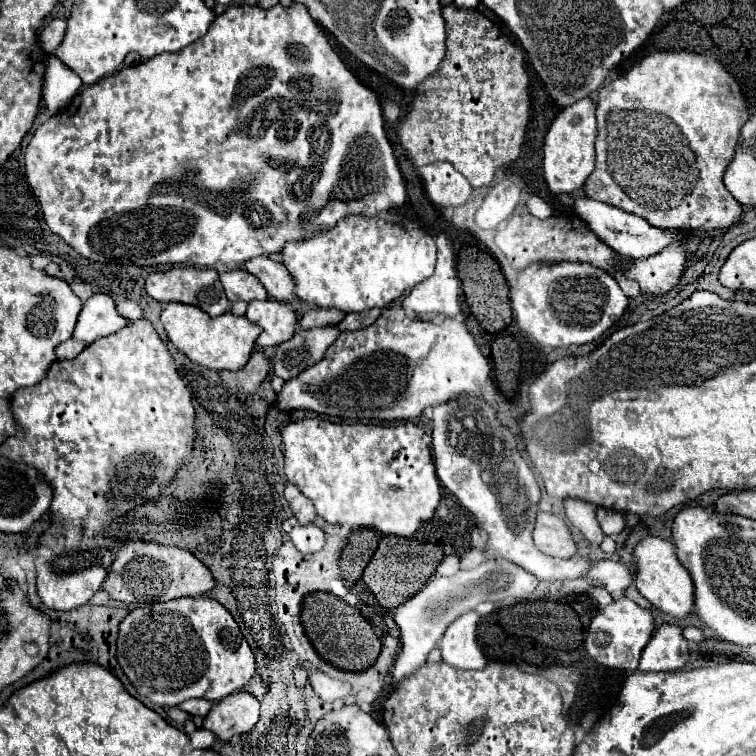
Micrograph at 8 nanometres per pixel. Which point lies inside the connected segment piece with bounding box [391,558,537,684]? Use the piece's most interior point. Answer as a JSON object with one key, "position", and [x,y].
{"position":[421,620]}

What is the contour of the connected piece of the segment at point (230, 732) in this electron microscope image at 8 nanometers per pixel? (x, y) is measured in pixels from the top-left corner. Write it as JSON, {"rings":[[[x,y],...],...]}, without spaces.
{"rings":[[[235,692],[213,704],[205,716],[203,728],[217,734],[219,740],[229,740],[235,734],[249,732],[259,720],[259,700],[251,692]]]}

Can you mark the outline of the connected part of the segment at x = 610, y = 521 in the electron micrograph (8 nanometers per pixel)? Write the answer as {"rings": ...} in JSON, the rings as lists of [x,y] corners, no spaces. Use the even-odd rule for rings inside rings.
{"rings":[[[597,508],[597,520],[599,520],[603,534],[607,534],[607,536],[619,534],[625,526],[625,514],[615,512],[615,510],[607,510],[607,508]]]}

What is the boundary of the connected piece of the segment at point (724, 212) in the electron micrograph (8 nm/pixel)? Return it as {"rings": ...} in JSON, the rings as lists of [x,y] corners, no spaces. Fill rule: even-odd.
{"rings":[[[653,52],[617,80],[599,90],[597,102],[597,162],[587,178],[585,194],[645,218],[659,228],[715,230],[739,220],[743,208],[723,184],[723,172],[733,158],[739,128],[749,118],[749,104],[735,78],[711,56],[693,52]]]}

